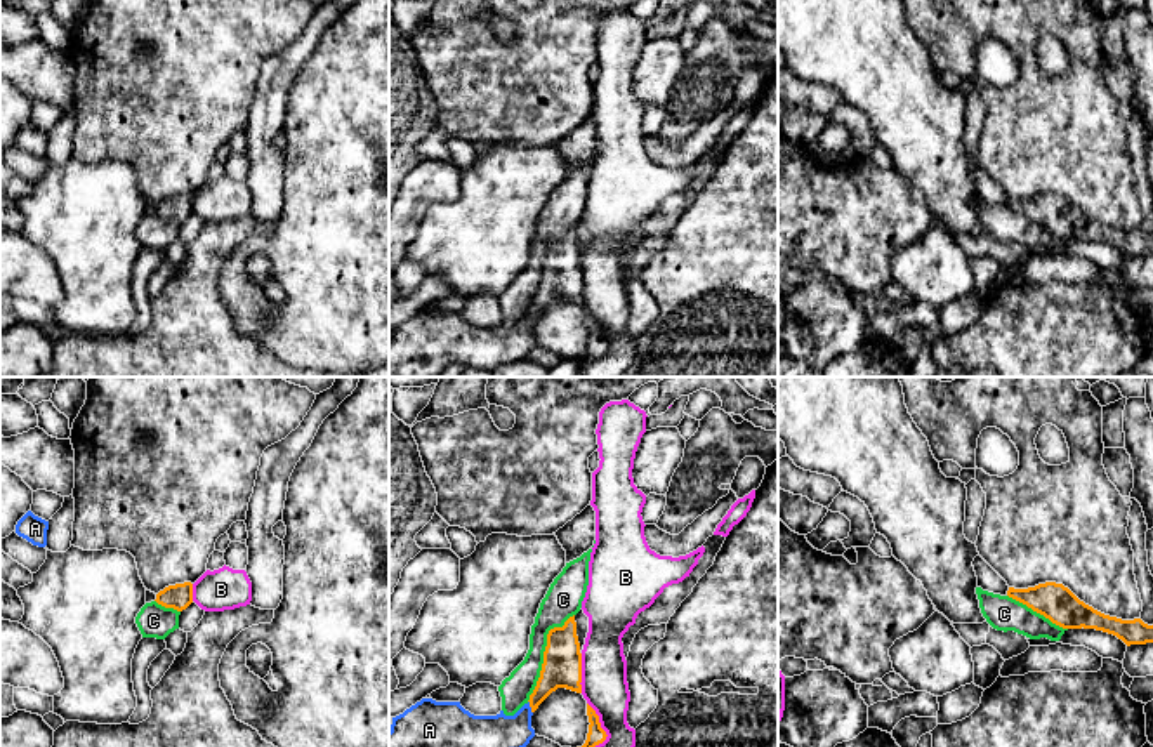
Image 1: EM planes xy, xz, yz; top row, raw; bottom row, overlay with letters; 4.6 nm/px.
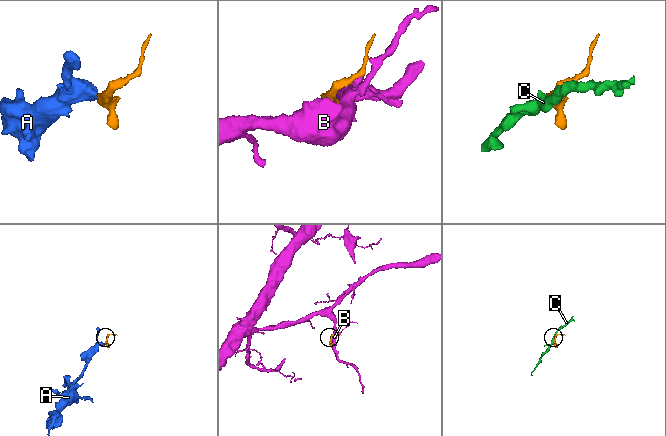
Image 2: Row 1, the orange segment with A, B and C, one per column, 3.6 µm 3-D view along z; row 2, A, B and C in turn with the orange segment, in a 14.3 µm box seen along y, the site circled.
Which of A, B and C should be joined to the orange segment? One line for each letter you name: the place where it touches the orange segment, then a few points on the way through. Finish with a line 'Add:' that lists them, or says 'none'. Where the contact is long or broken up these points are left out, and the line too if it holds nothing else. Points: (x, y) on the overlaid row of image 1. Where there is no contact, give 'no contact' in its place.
A: xz (530, 706) | across xz (561, 667), (530, 706), (507, 730), (500, 730)
Add: A

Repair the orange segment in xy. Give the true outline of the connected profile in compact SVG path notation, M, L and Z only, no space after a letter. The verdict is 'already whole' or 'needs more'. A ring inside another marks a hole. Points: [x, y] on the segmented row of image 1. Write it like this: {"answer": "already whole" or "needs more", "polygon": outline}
{"answer": "already whole", "polygon": "M184 582L184 584L168 585L156 594L155 601L165 608L174 608L177 611L182 611L193 603L193 584Z"}

